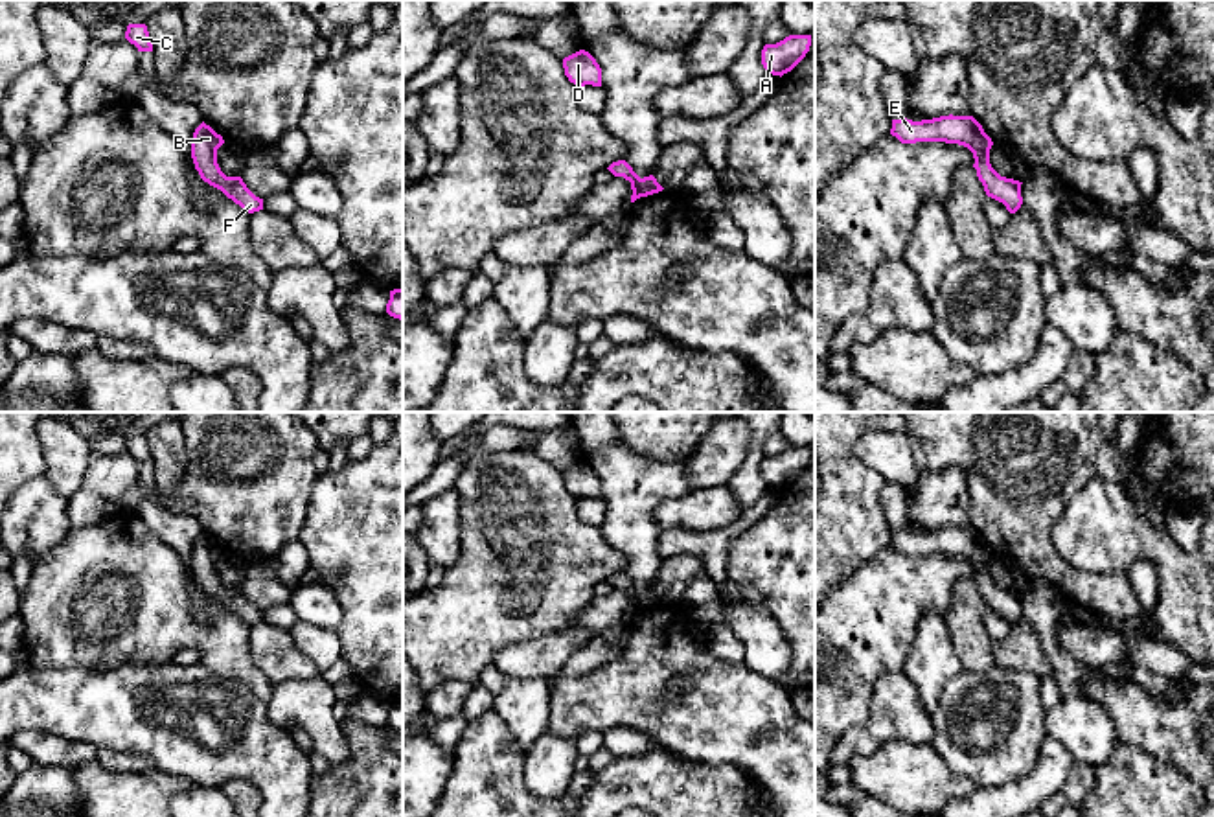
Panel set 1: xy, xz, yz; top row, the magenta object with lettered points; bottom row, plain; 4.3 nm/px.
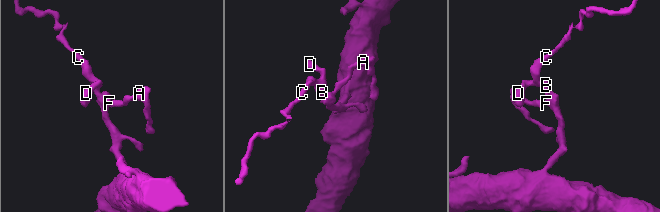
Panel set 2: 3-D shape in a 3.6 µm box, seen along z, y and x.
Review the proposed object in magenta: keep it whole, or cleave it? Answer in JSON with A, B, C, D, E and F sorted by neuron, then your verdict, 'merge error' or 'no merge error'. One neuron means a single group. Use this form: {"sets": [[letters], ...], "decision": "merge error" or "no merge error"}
{"sets": [["A", "B", "C", "D", "E", "F"]], "decision": "no merge error"}

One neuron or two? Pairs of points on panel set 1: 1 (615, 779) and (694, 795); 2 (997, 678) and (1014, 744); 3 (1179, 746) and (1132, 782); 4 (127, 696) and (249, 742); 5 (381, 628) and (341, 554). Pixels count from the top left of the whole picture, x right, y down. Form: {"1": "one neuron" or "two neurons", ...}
{"1": "one neuron", "2": "one neuron", "3": "two neurons", "4": "one neuron", "5": "one neuron"}

